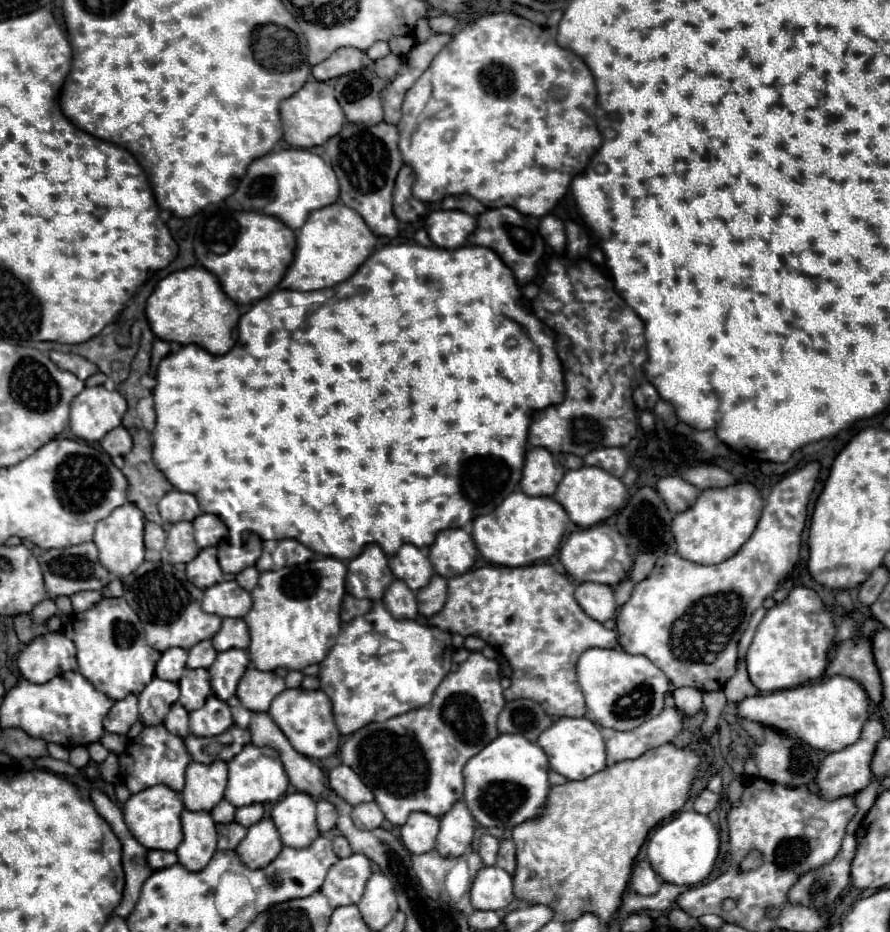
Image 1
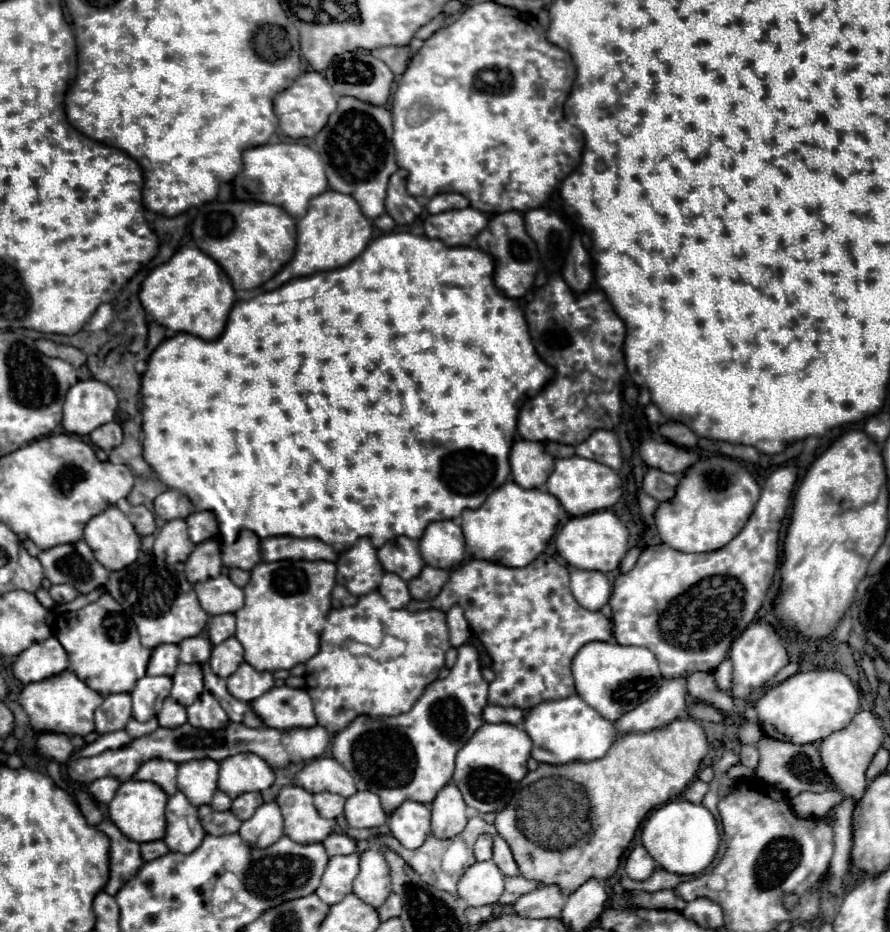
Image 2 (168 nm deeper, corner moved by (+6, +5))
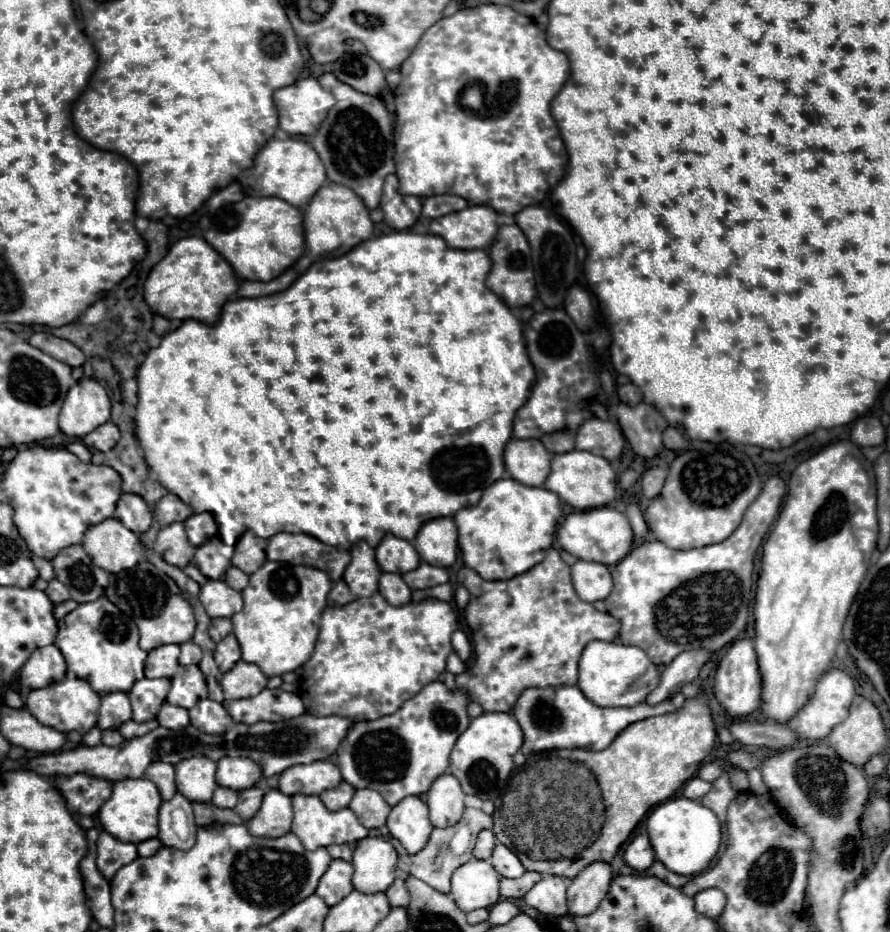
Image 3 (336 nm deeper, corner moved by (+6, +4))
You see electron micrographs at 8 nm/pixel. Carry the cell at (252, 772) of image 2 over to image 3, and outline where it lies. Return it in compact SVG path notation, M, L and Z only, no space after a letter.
M222 757L218 761L218 771L216 771L216 783L228 789L250 789L254 787L262 777L260 767L248 759L248 757Z

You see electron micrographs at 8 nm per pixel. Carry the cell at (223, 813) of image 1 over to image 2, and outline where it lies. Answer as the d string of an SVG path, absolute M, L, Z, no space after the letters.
M216 790L216 796L212 798L210 806L212 806L212 808L216 808L218 812L224 812L224 810L230 810L230 806L232 806L232 798L230 798L228 794L224 794L222 790Z

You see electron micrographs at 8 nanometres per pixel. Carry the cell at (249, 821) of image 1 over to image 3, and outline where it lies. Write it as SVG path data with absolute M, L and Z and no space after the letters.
M250 787L250 789L244 789L238 793L238 805L234 807L234 811L244 819L252 819L256 815L256 811L260 809L262 805L262 797L264 797L264 791L258 789L258 787Z

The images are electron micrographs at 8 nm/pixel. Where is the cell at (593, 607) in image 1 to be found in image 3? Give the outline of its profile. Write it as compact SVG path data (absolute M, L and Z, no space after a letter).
M576 561L572 565L572 583L582 601L594 603L606 599L612 591L612 577L610 569L600 563Z

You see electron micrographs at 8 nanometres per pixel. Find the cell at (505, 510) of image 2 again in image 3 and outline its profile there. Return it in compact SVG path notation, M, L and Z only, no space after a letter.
M500 479L484 491L478 505L464 507L454 515L462 559L488 581L526 573L550 549L560 515L562 507L556 493L544 487L526 487L514 479Z

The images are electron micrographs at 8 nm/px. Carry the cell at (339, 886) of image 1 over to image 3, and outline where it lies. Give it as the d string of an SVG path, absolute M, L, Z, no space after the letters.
M332 859L328 871L322 875L316 895L326 901L328 907L340 903L348 893L354 891L352 887L352 865L342 859Z

